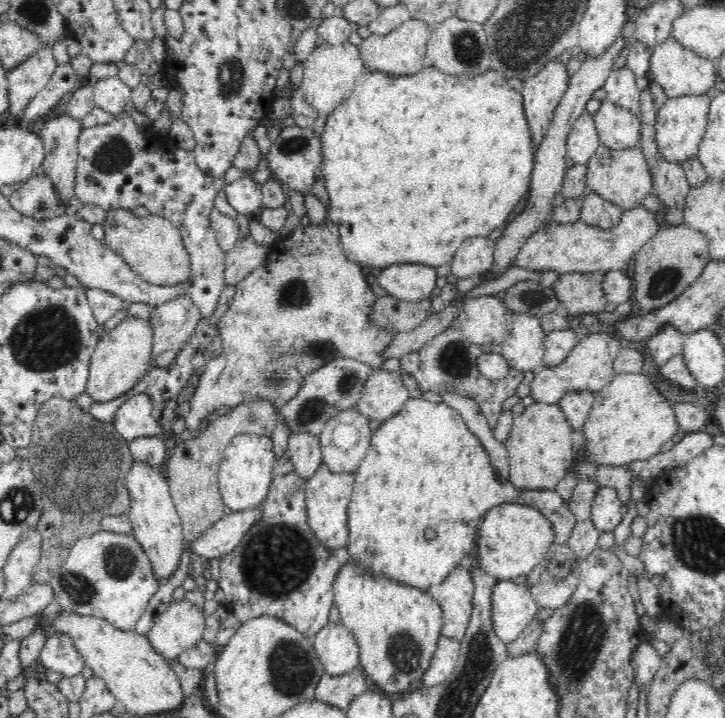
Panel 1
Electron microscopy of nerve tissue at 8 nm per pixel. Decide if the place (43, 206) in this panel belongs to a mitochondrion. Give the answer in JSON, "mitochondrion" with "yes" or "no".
{"mitochondrion":"yes"}

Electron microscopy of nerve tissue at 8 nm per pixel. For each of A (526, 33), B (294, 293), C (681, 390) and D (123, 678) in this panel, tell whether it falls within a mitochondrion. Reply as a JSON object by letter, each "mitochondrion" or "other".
{"A":"mitochondrion","B":"mitochondrion","C":"other","D":"other"}

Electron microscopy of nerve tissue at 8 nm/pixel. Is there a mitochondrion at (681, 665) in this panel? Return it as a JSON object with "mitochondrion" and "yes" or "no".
{"mitochondrion":"no"}

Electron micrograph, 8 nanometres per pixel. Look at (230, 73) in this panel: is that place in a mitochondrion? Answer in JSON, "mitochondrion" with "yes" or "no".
{"mitochondrion":"yes"}

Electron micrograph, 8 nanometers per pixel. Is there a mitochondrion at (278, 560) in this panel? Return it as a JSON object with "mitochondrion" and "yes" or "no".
{"mitochondrion":"yes"}

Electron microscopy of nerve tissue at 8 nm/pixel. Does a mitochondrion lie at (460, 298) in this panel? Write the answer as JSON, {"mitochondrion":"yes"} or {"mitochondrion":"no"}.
{"mitochondrion":"no"}

